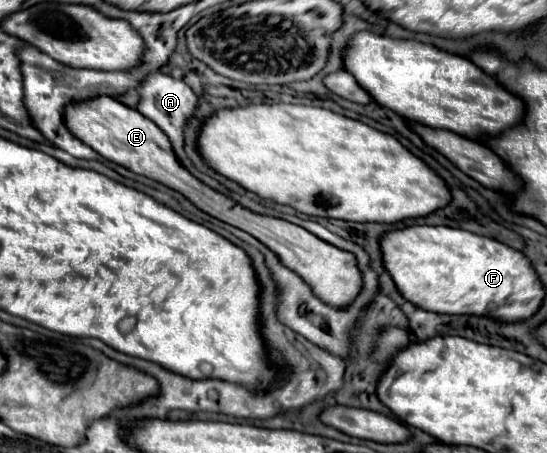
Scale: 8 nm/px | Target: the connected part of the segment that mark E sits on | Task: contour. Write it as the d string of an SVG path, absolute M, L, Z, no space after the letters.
M98 97L92 101L80 101L80 103L68 105L66 125L70 127L70 131L74 131L74 135L78 139L82 139L86 145L90 145L94 151L98 151L108 161L114 161L114 163L130 169L132 173L150 177L154 181L160 181L160 183L180 191L198 209L206 211L208 215L254 235L258 241L262 241L266 247L270 247L288 269L298 273L310 285L314 295L318 299L322 299L326 305L346 309L360 295L362 275L356 265L354 253L338 249L338 247L318 239L316 235L302 229L300 225L294 225L294 223L278 219L278 217L254 213L254 211L242 207L240 203L232 201L230 197L222 195L220 191L204 185L190 171L186 171L186 167L180 163L178 155L172 149L168 135L156 123L152 123L148 117L144 117L140 111L130 109L112 97Z

